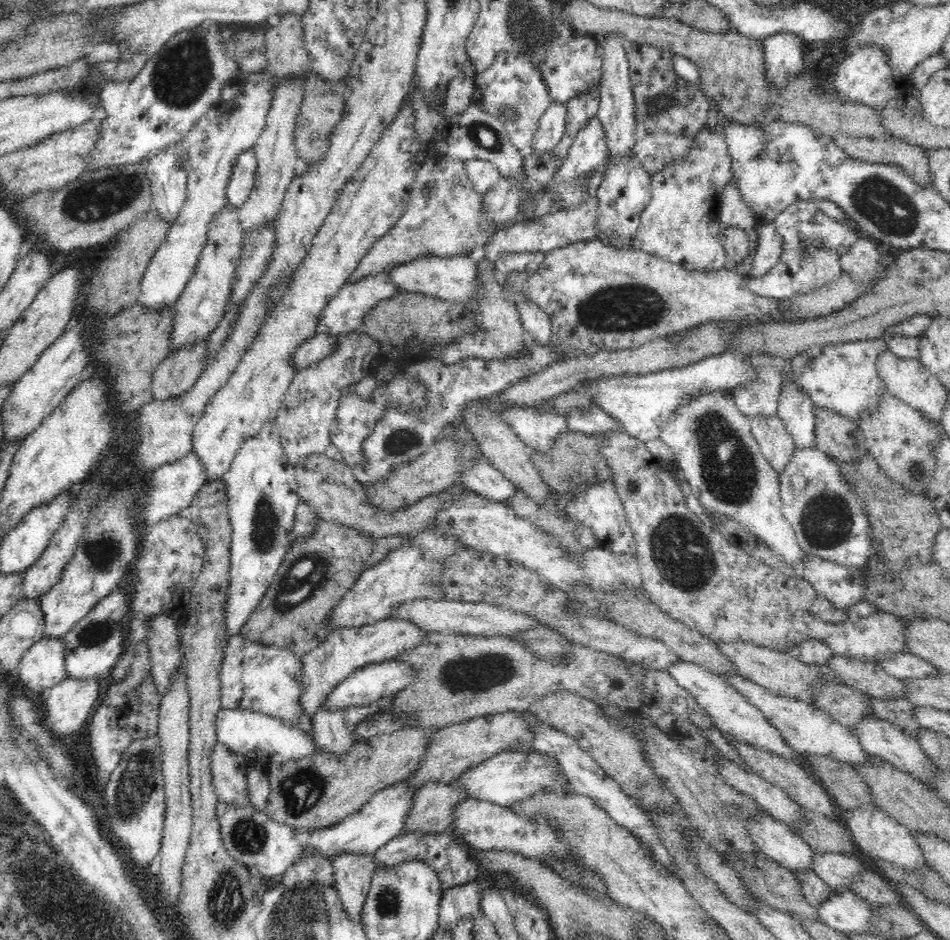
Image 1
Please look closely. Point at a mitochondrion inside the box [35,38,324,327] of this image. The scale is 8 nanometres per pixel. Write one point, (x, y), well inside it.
(95, 200)

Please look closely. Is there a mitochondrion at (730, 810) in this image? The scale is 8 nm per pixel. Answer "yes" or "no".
yes

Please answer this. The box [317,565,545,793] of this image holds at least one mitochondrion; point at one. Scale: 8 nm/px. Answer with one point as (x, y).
(463, 675)

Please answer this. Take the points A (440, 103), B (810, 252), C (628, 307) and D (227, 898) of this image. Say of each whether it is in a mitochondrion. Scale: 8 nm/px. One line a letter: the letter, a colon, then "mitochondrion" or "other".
A: other
B: mitochondrion
C: mitochondrion
D: mitochondrion

